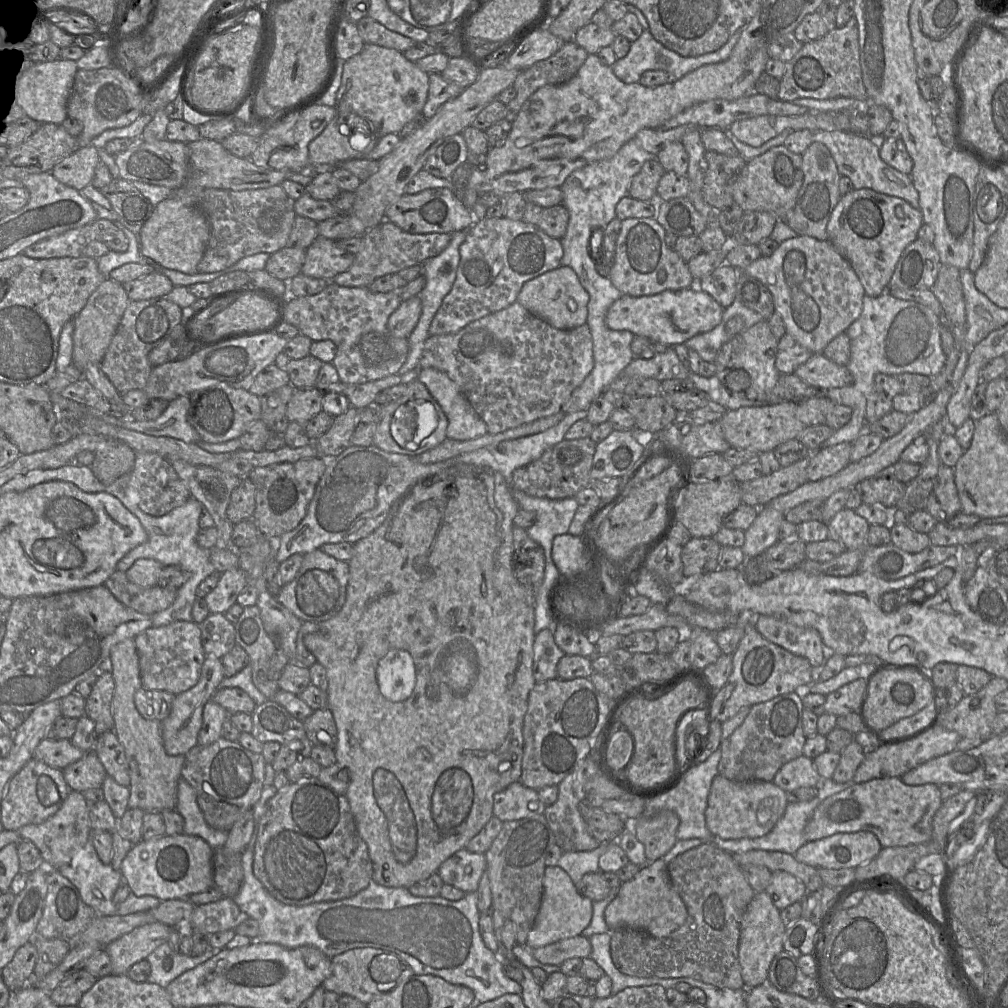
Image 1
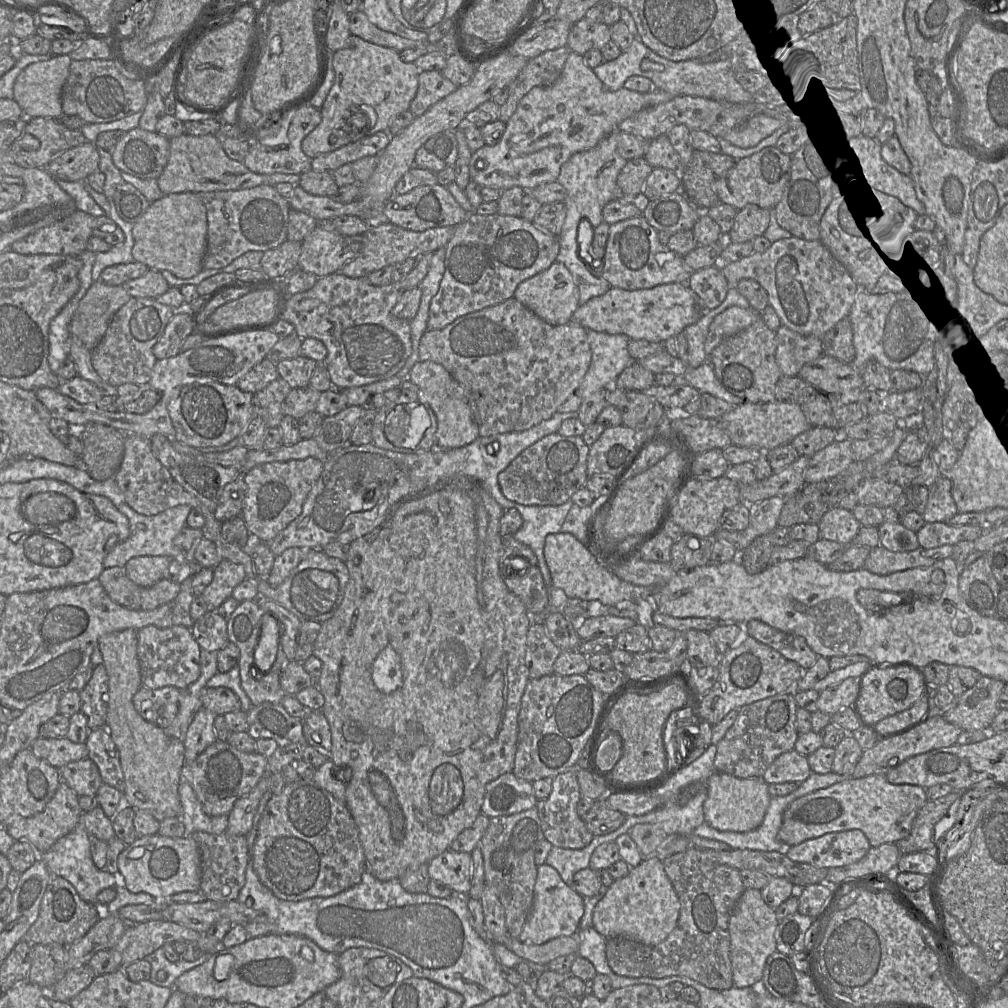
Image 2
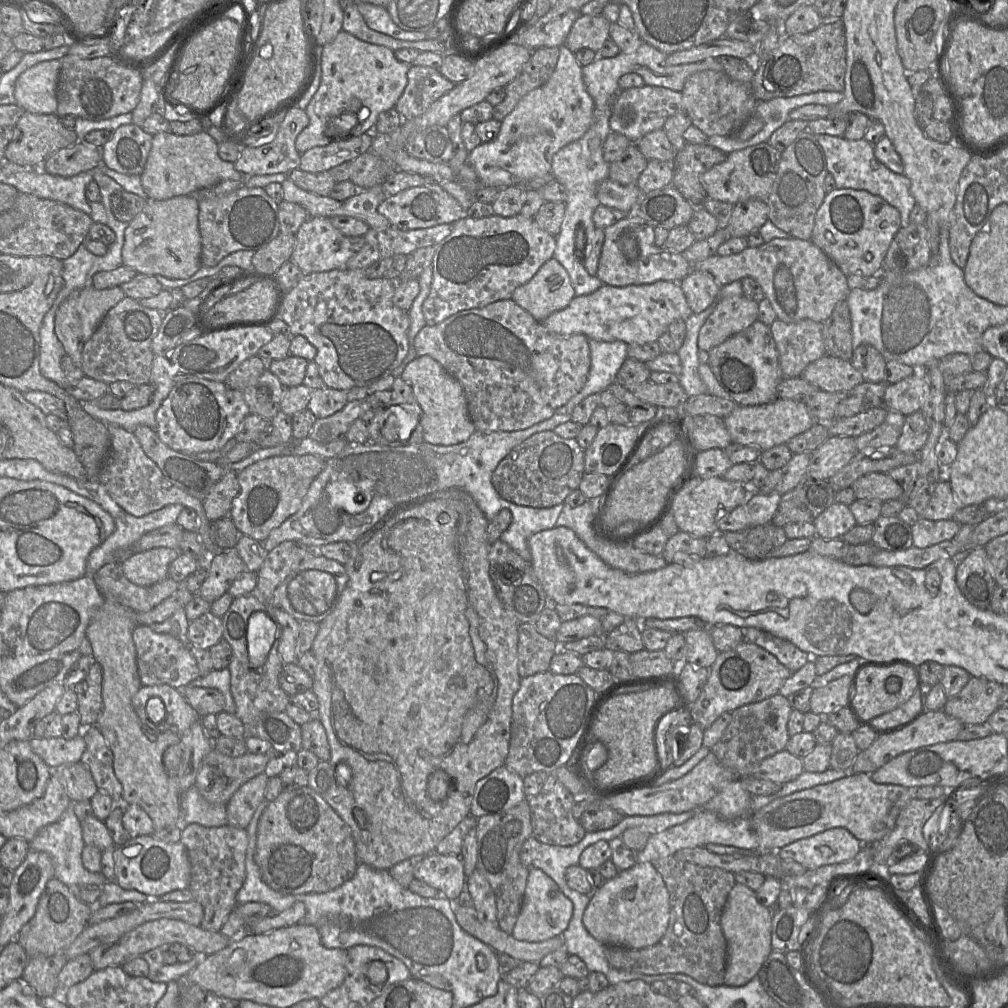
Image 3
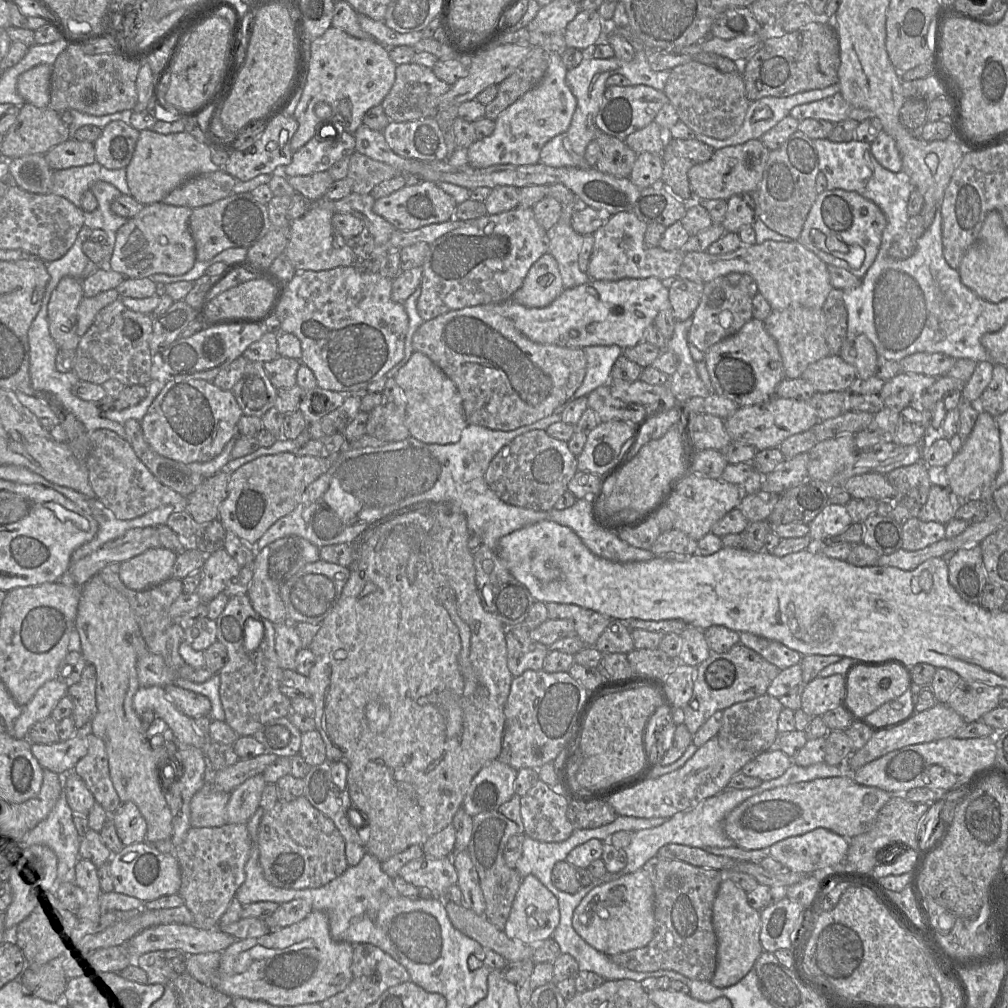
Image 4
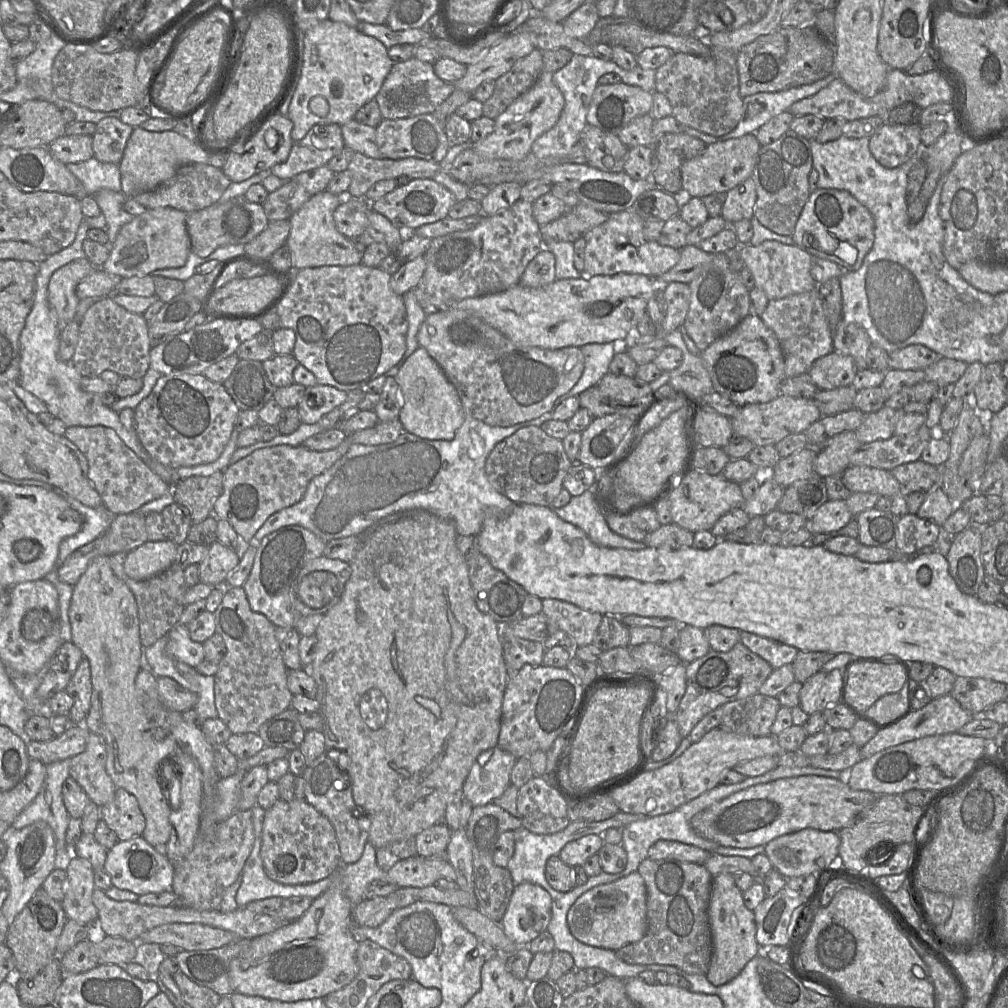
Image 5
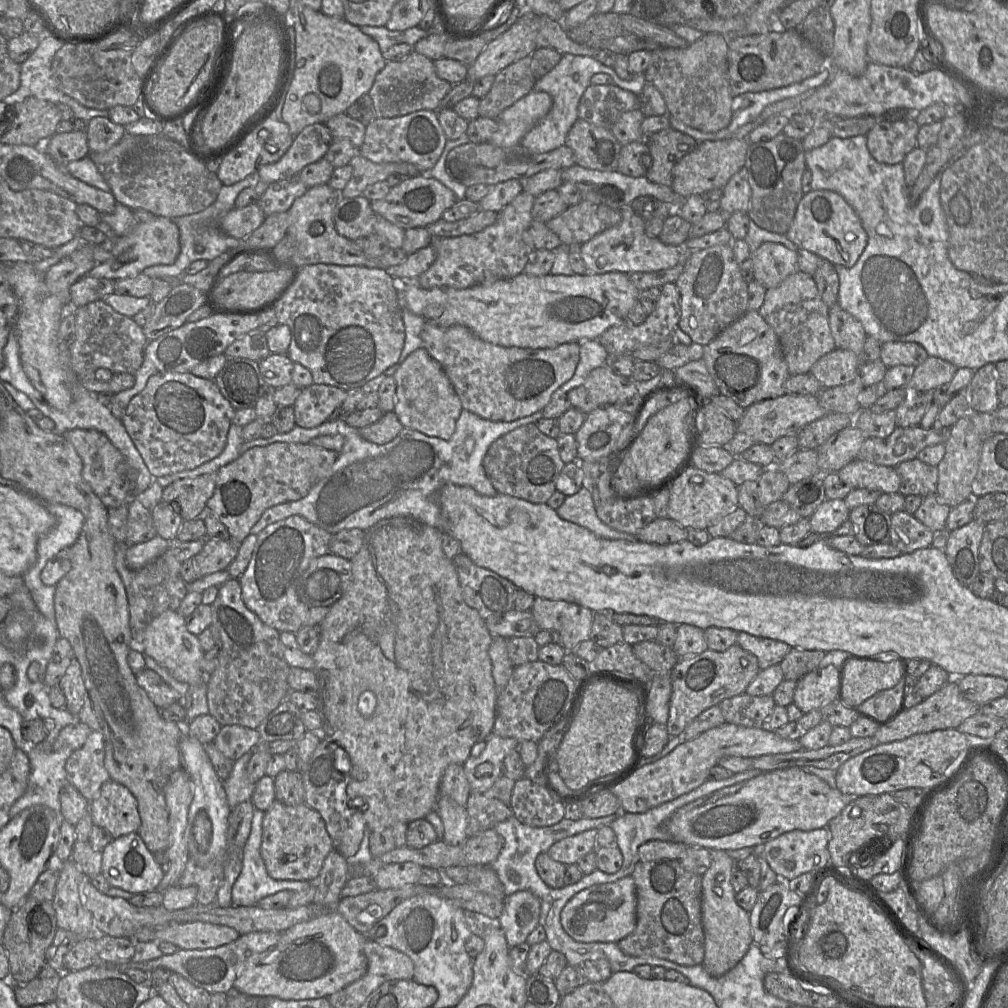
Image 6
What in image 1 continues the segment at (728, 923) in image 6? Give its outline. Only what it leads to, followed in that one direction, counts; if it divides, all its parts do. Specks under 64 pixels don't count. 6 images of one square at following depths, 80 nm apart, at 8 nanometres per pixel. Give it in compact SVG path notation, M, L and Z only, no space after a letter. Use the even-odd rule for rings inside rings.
M765 891L755 893L741 920L738 947L741 976L746 988L754 988L767 981L772 960L778 953L784 951L784 933L785 924L781 920L780 910Z

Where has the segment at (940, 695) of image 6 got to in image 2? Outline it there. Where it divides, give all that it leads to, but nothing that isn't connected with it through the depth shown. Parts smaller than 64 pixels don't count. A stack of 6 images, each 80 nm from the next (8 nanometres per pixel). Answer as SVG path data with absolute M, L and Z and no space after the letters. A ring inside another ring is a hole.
M941 714L927 715L908 732L878 741L871 749L864 750L851 777L857 779L870 775L886 775L888 771L912 756L954 745L961 731L961 728L946 721Z

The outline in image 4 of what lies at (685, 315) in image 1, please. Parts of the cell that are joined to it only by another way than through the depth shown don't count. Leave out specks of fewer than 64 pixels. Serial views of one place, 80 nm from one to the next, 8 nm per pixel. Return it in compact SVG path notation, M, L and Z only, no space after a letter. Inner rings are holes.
M656 277L623 278L616 281L595 280L565 288L549 305L541 308L526 307L512 300L502 302L503 315L510 318L515 327L530 340L547 345L585 348L596 345L618 345L622 349L634 347L644 341L644 331L654 324L657 314L670 309L668 282Z

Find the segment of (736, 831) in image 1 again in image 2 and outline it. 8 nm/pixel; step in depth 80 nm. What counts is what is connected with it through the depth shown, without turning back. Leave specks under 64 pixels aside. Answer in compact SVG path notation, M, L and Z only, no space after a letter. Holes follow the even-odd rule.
M715 772L707 781L707 799L703 803L705 822L719 831L749 832L763 822L771 798L768 784L762 778L739 779Z

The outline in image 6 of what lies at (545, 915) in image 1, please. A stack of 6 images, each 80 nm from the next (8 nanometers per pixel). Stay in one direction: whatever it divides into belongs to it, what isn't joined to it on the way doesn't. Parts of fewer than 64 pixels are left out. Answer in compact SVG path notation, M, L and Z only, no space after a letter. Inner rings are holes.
M528 890L506 897L498 922L510 948L526 942L528 935L539 925L540 909L540 900Z

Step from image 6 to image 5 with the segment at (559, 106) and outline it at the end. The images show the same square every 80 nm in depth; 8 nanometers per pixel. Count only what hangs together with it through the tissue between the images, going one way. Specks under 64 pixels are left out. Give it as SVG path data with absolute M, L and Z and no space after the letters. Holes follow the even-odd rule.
M574 54L571 60L561 69L553 73L553 81L564 96L565 105L558 122L550 130L539 136L532 144L531 153L538 158L564 157L580 140L580 135L587 125L587 113L599 78L607 73L617 74L621 81L634 85L645 91L653 92L655 88L655 70L636 66L633 70L625 70L613 60L602 60L597 57Z

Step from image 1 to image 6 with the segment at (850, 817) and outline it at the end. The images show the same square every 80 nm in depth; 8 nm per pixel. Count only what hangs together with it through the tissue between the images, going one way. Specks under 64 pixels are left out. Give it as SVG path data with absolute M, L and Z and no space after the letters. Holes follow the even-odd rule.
M799 767L764 772L676 810L670 818L670 832L675 840L672 842L709 850L759 849L787 832L826 828L857 797L841 793L836 787Z

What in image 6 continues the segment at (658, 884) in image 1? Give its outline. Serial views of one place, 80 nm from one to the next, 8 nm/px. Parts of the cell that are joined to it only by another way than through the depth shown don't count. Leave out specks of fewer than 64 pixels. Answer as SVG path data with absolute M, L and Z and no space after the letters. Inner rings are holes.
M630 875L616 882L594 885L580 891L563 907L560 921L566 933L577 942L618 943L636 927L636 906L635 881Z

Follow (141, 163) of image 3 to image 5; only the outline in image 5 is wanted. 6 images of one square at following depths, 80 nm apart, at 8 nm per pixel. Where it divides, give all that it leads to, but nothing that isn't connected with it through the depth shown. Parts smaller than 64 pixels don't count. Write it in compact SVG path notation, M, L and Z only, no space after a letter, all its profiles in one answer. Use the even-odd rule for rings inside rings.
M116 117L100 120L92 135L93 157L101 162L119 164L133 129Z

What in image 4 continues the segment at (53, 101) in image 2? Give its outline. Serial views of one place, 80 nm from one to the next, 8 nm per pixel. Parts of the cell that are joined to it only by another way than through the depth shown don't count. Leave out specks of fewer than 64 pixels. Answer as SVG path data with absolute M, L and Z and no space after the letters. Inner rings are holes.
M39 64L23 72L17 80L17 92L26 103L46 108L50 103L52 66Z

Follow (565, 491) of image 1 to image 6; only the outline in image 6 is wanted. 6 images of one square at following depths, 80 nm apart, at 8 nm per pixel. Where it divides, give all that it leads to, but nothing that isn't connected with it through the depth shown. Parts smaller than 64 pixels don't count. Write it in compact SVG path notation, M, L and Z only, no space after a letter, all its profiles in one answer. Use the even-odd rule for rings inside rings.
M527 424L495 440L488 448L482 465L498 494L543 504L556 491L556 481L565 463L560 457L557 440L543 434L536 424Z

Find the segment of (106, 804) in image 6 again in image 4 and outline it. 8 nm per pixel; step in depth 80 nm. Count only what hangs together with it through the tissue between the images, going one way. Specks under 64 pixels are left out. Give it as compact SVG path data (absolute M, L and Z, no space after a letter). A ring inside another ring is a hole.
M134 802L120 803L111 815L122 844L129 845L145 840L147 832L146 820Z

